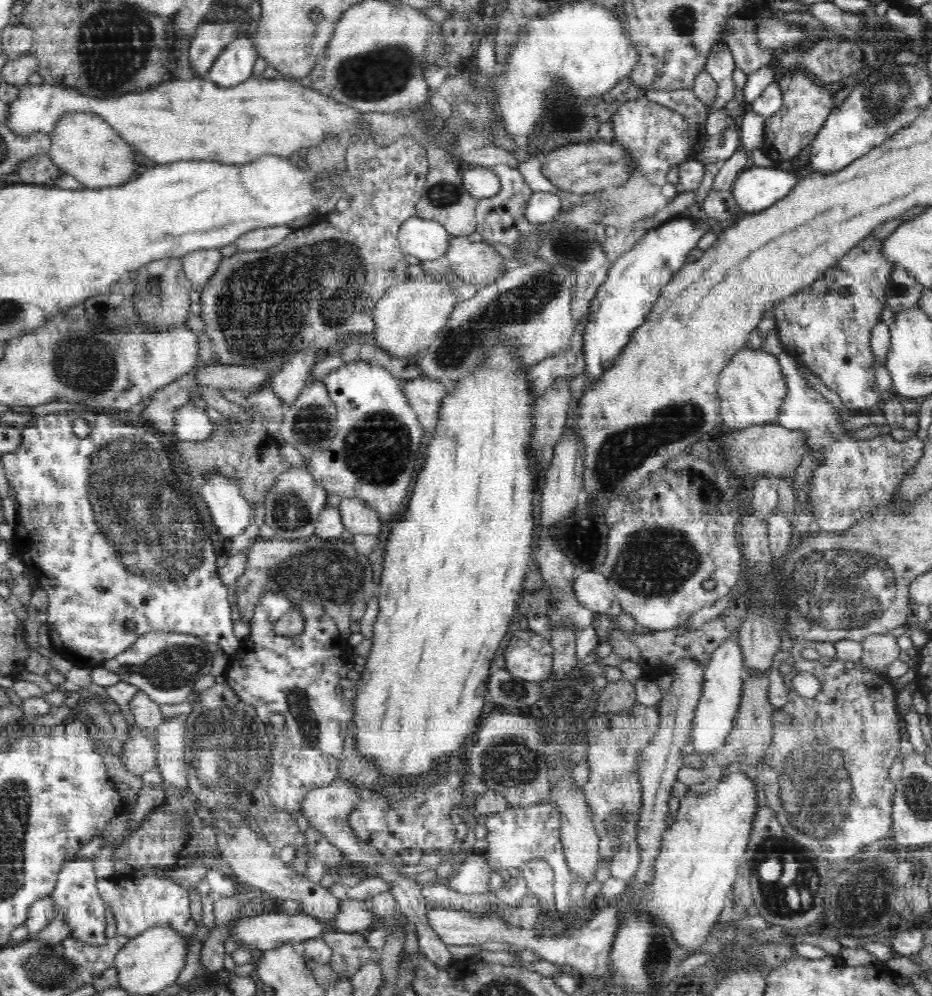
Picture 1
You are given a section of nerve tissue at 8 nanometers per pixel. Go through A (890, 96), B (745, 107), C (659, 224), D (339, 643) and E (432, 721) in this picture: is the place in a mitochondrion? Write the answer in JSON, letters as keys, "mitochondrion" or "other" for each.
{"A":"mitochondrion","B":"other","C":"other","D":"other","E":"other"}

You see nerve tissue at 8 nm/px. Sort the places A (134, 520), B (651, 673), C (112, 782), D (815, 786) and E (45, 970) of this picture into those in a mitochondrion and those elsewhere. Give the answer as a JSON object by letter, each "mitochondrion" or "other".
{"A":"mitochondrion","B":"other","C":"other","D":"mitochondrion","E":"mitochondrion"}

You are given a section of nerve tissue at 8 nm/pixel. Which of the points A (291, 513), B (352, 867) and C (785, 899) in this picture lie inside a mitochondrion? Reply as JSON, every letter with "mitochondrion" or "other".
{"A":"mitochondrion","B":"other","C":"mitochondrion"}

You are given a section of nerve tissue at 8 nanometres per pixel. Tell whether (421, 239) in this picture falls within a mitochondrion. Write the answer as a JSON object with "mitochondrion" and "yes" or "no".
{"mitochondrion":"no"}

